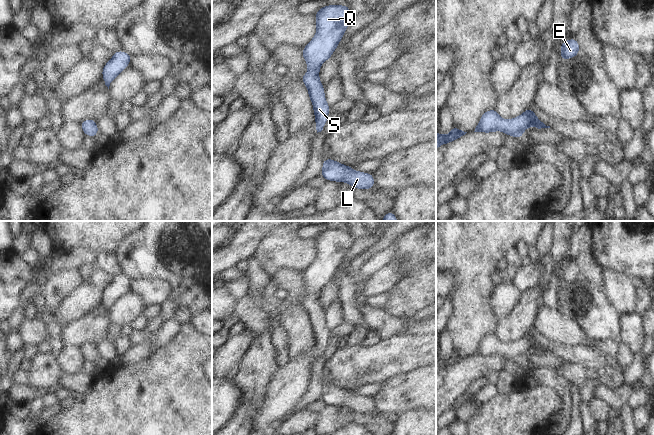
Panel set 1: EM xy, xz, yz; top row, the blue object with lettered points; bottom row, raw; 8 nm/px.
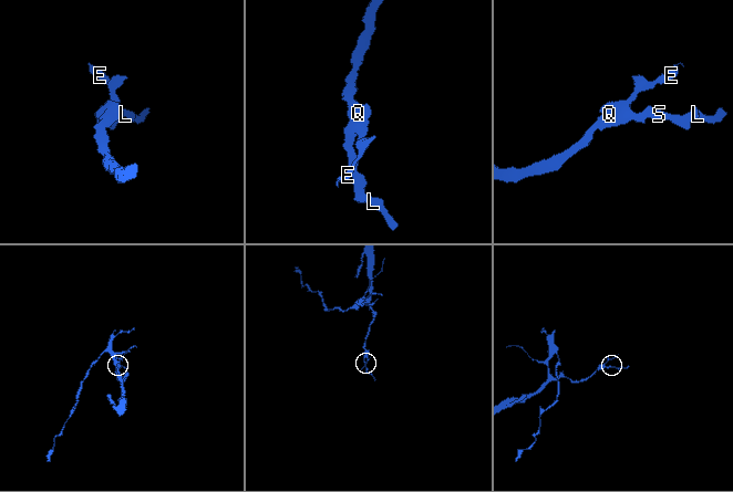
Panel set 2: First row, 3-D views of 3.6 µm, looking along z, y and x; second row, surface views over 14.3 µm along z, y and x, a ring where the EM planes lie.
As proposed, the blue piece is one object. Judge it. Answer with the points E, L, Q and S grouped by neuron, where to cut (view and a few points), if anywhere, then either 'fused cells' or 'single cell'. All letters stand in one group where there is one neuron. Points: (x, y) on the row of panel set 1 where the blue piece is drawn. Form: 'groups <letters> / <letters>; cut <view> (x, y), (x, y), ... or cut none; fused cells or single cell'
groups E L Q S; cut none; single cell

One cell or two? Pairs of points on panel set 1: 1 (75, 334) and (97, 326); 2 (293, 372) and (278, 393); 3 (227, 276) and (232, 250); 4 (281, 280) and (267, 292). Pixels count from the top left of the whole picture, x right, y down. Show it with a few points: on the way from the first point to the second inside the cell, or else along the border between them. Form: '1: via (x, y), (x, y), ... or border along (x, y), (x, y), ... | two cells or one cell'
1: via (80, 332), (87, 331), (92, 327) | one cell
2: via (293, 377), (283, 388) | one cell
3: border along (234, 266), (222, 272) | two cells
4: border along (270, 279), (277, 288) | two cells

